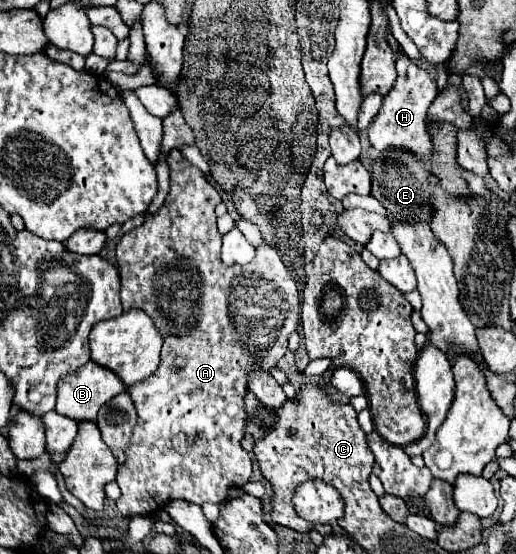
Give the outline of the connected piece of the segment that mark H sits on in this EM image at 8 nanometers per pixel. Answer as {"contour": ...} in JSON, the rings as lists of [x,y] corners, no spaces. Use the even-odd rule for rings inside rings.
{"contour":[[[388,27],[387,41],[397,56],[397,74],[399,76],[395,80],[393,90],[385,96],[385,102],[383,102],[375,122],[369,128],[369,142],[381,154],[387,154],[389,150],[401,150],[407,154],[413,154],[419,160],[425,160],[427,164],[435,164],[433,163],[433,144],[429,140],[425,120],[427,120],[427,108],[431,106],[431,102],[435,100],[435,96],[439,92],[437,84],[425,70],[417,68],[409,60],[409,56],[401,50],[401,46],[391,34],[390,27]]]}

